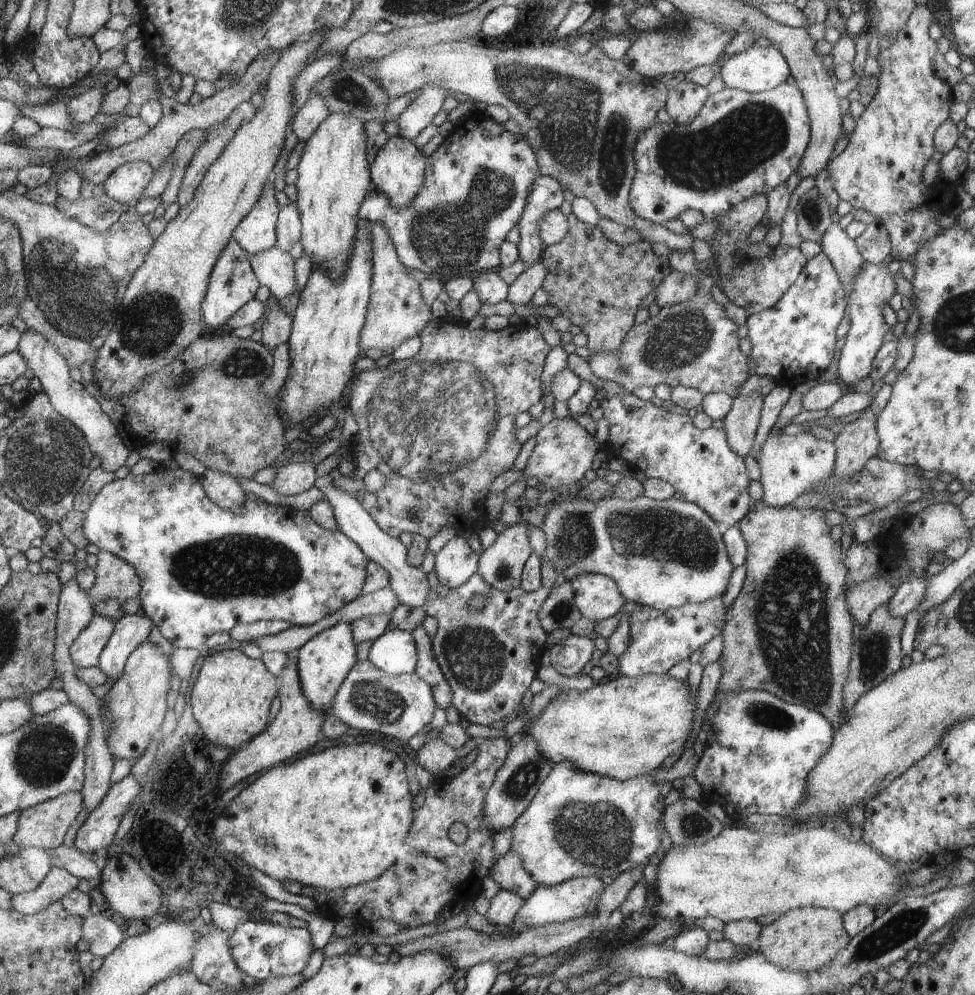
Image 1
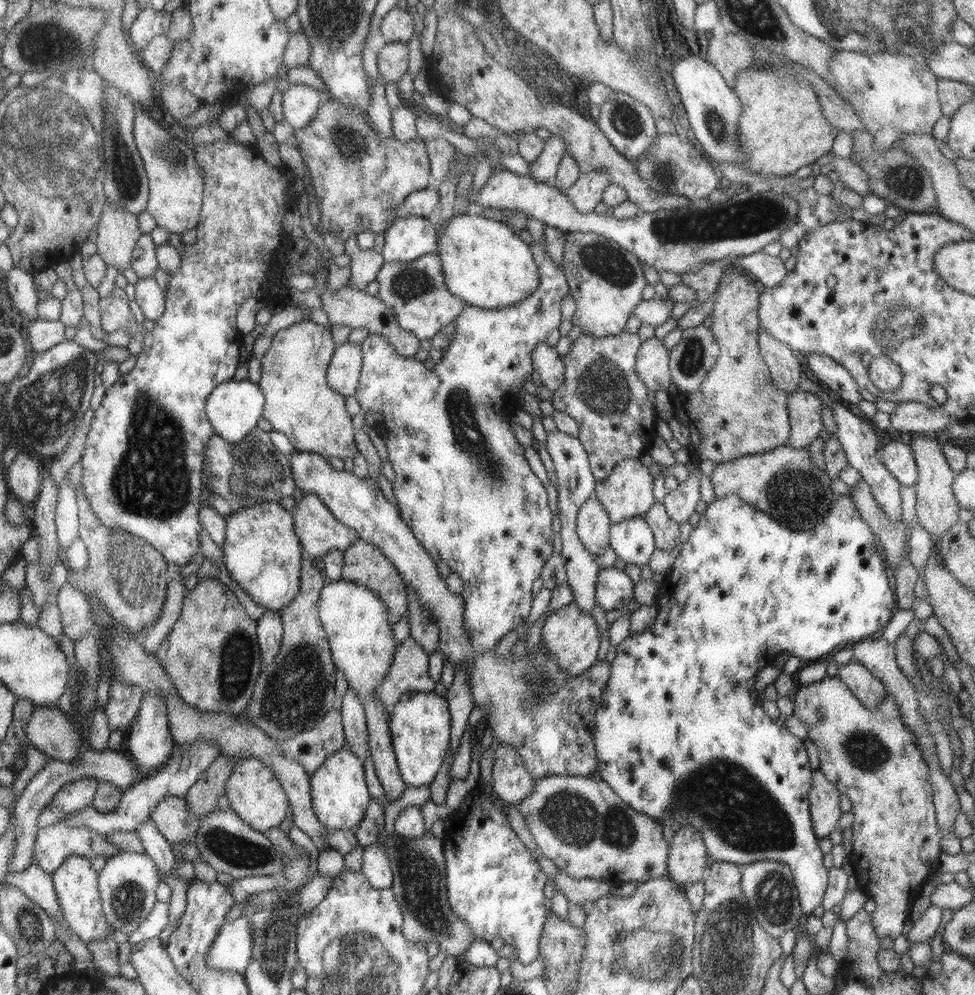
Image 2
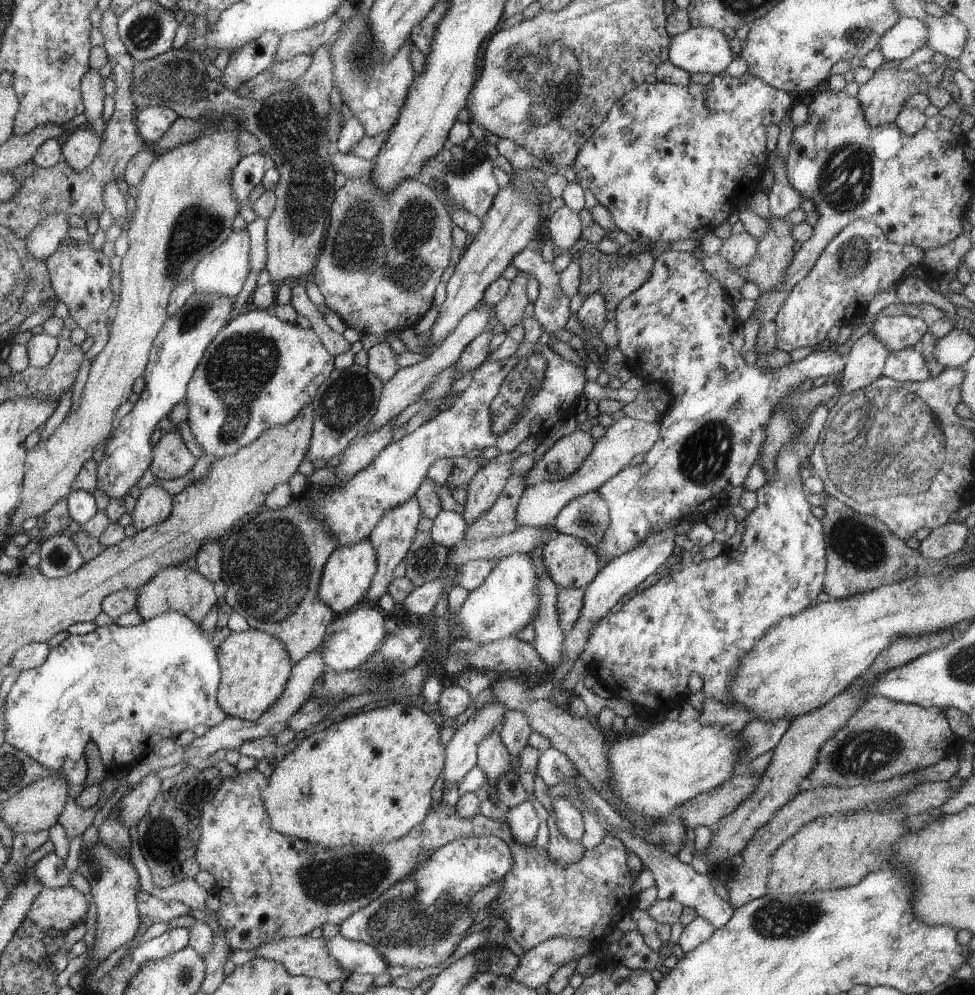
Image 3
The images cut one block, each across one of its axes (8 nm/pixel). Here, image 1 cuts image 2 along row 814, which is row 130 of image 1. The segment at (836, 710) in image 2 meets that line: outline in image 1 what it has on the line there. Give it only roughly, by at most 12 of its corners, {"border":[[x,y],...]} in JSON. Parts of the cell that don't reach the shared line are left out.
{"border":[[916,8],[827,164],[911,264],[945,213],[924,186],[953,84]]}

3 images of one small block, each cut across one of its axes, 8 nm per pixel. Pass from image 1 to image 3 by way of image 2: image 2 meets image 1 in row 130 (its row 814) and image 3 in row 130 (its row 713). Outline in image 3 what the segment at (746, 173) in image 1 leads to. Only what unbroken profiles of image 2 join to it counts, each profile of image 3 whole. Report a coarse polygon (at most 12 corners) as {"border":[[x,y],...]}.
{"border":[[643,83],[574,182],[634,242],[699,245],[764,190],[794,101]]}

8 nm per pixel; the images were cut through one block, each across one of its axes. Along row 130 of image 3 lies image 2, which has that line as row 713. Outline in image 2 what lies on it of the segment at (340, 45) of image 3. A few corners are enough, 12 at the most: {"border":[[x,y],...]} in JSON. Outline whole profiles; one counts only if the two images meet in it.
{"border":[[362,583],[320,594],[335,667],[364,705],[369,757],[389,804],[399,773],[375,688],[398,646],[386,603]]}

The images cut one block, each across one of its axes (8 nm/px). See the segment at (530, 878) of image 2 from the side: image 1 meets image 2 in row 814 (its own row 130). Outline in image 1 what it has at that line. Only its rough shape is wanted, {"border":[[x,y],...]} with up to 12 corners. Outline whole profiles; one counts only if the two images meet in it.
{"border":[[472,111],[399,209],[373,192],[405,267],[498,268],[543,175],[535,150]]}

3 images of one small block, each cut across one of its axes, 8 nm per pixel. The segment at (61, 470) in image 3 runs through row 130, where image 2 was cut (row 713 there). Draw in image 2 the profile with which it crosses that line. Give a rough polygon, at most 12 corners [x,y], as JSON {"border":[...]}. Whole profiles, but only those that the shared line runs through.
{"border":[[204,577],[155,656],[184,702],[239,716],[256,620]]}

